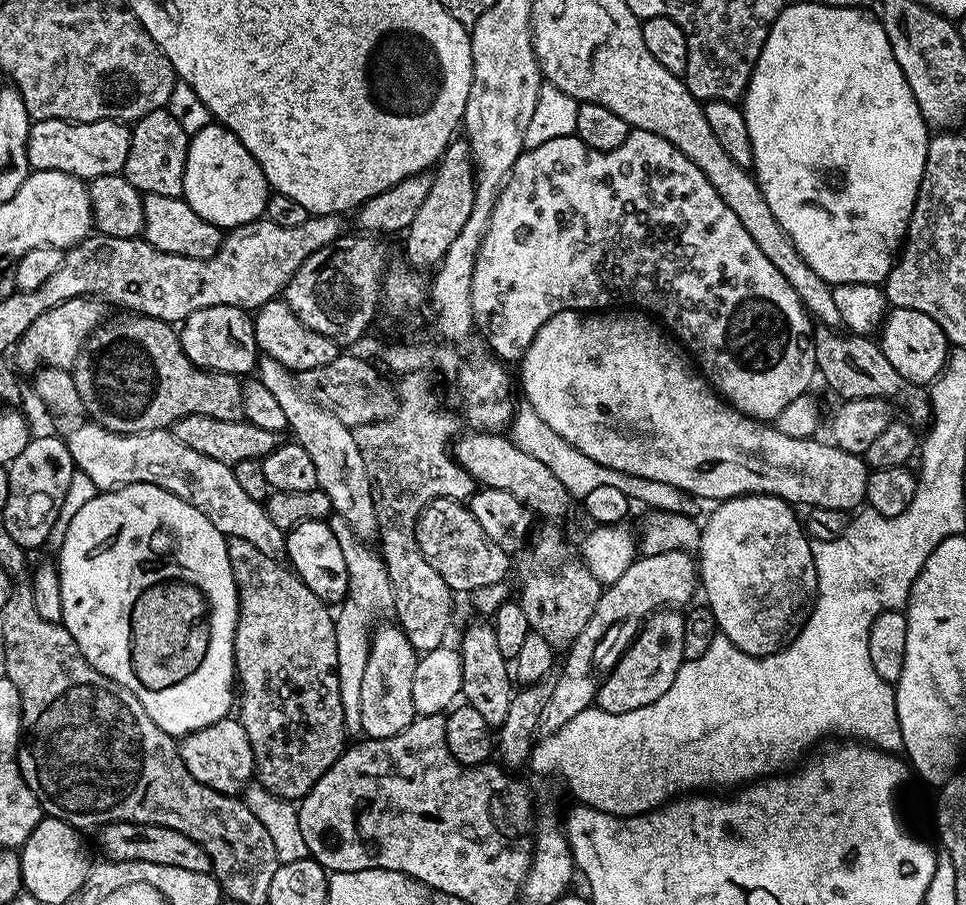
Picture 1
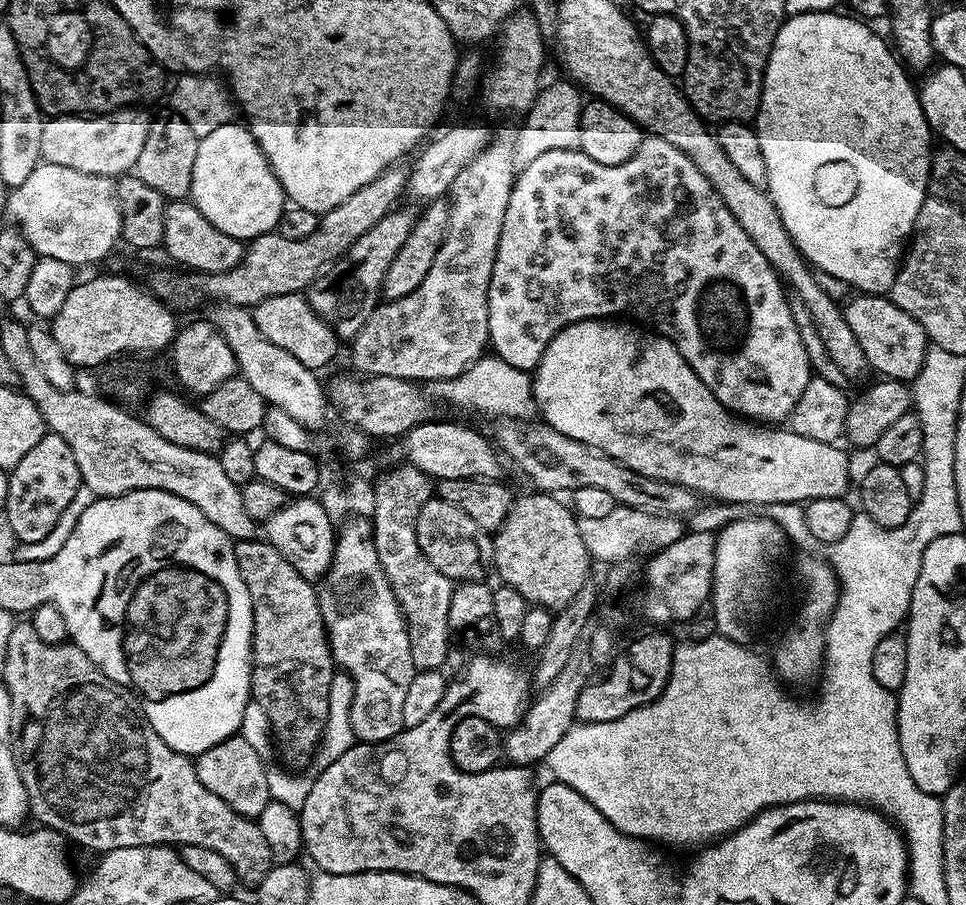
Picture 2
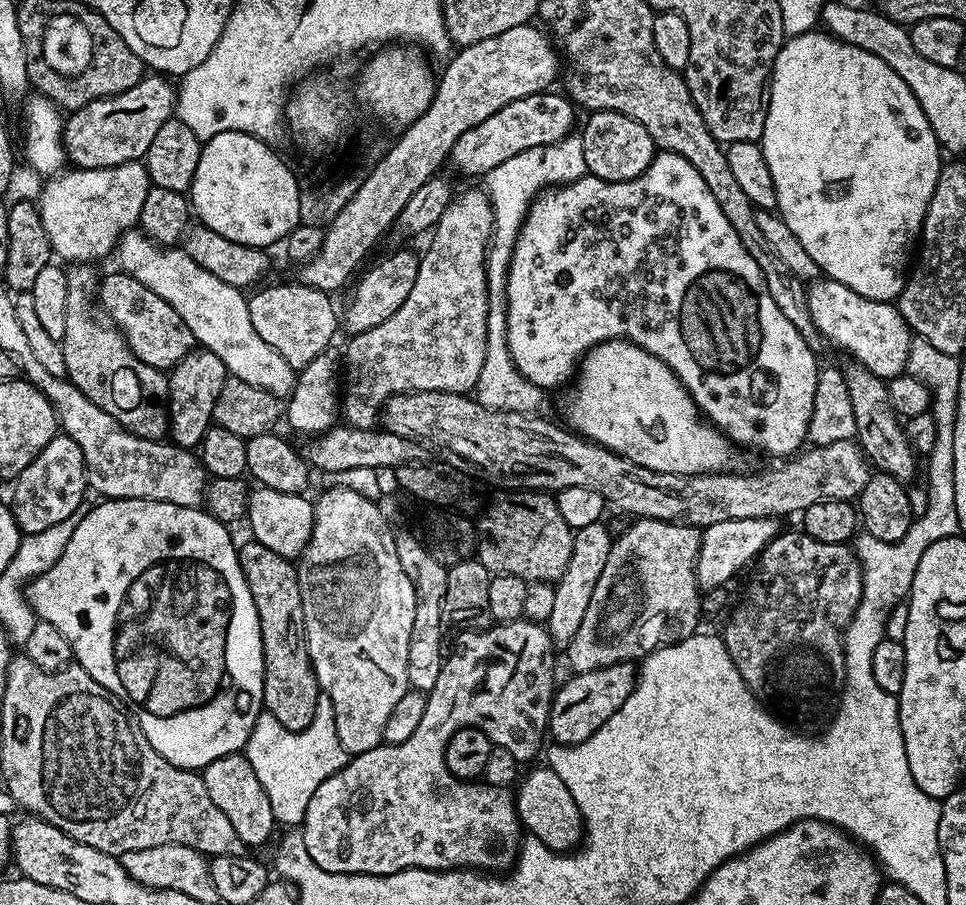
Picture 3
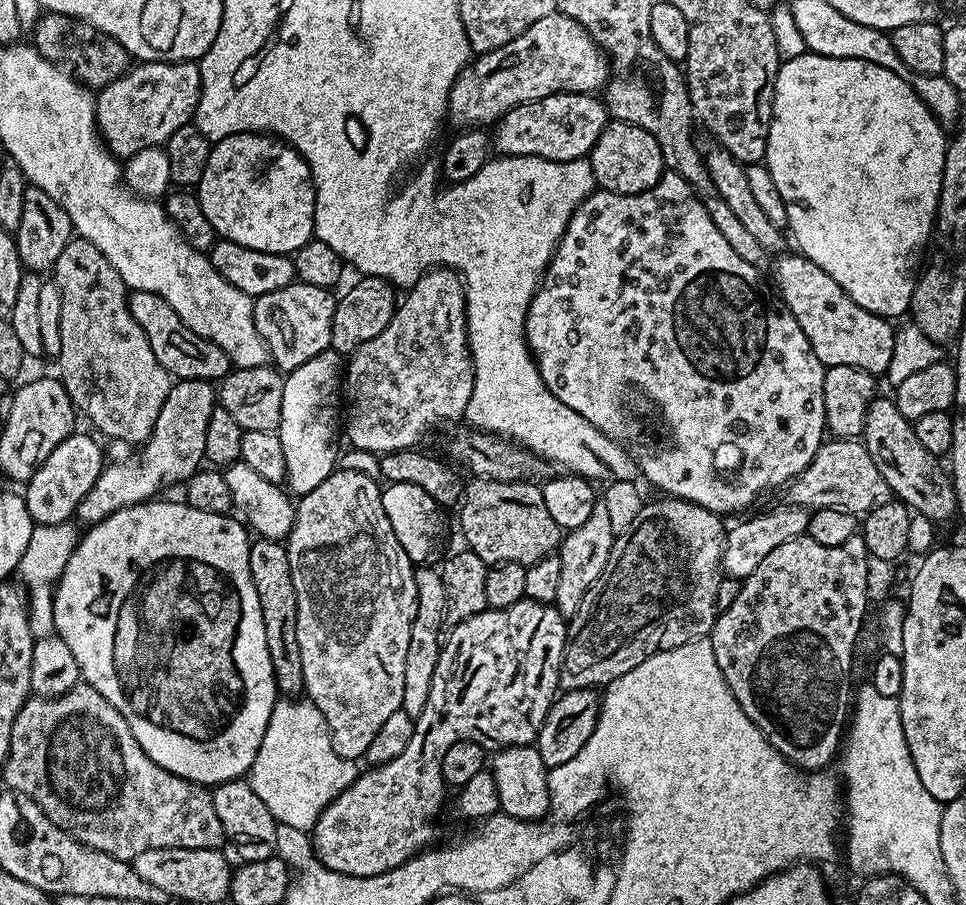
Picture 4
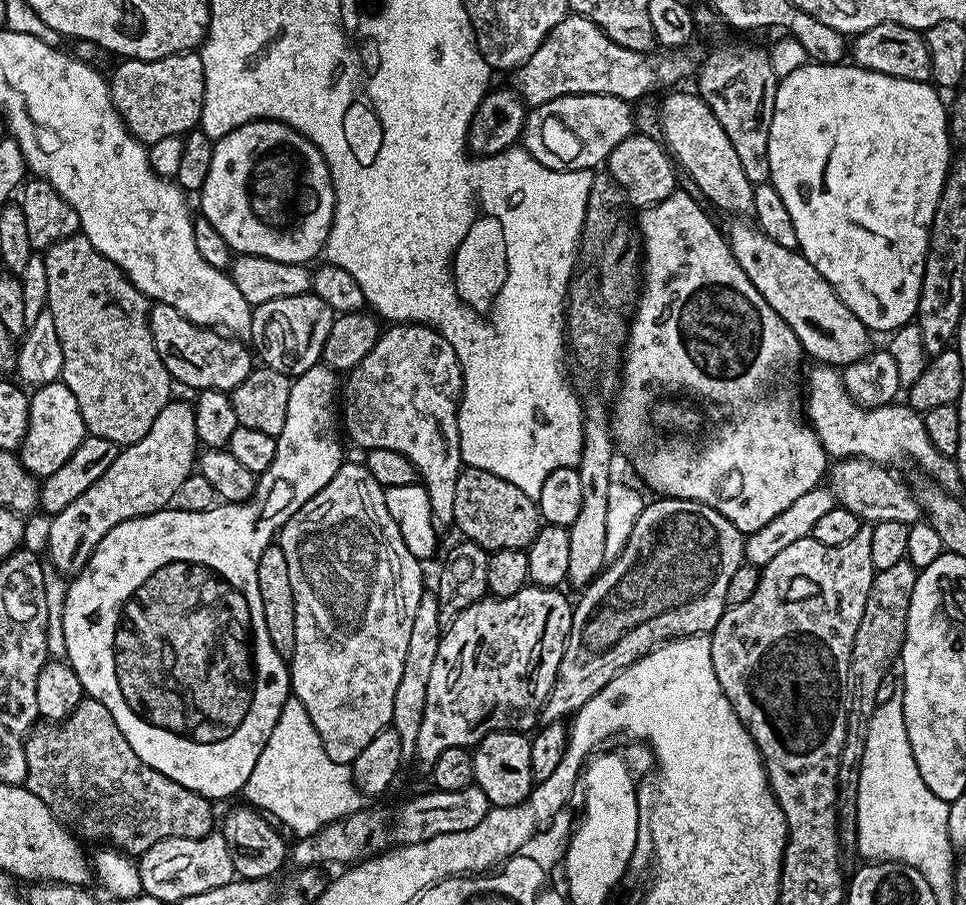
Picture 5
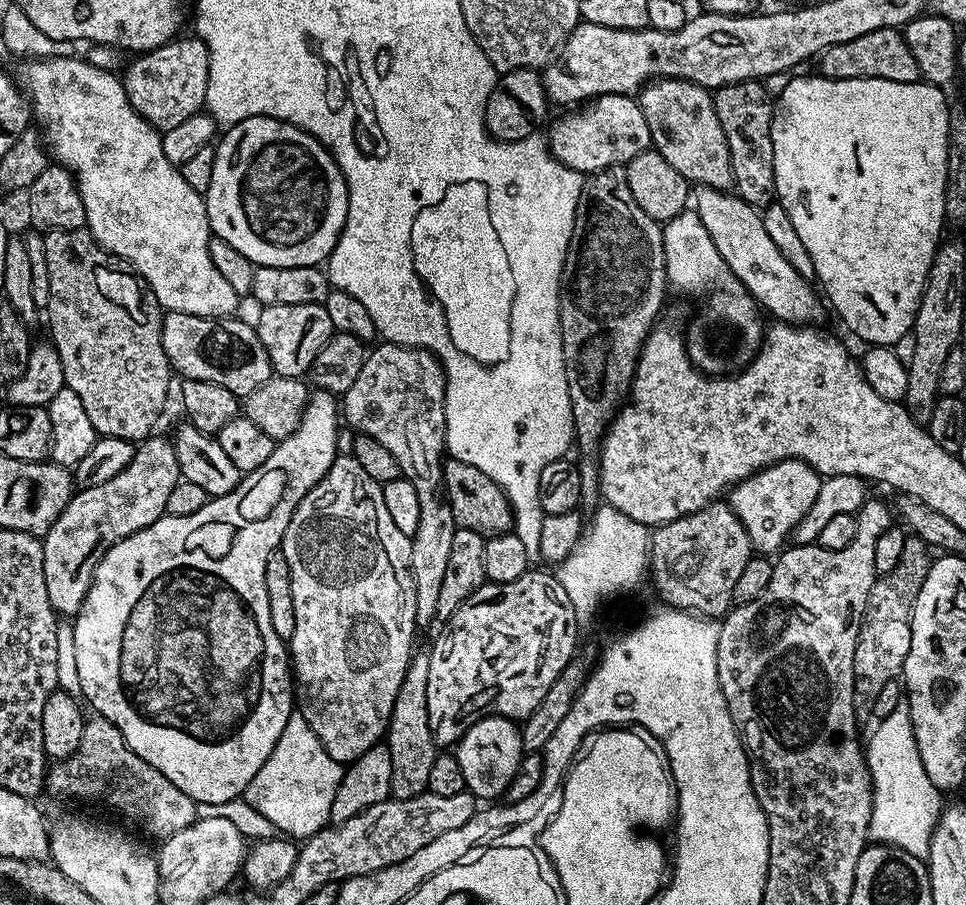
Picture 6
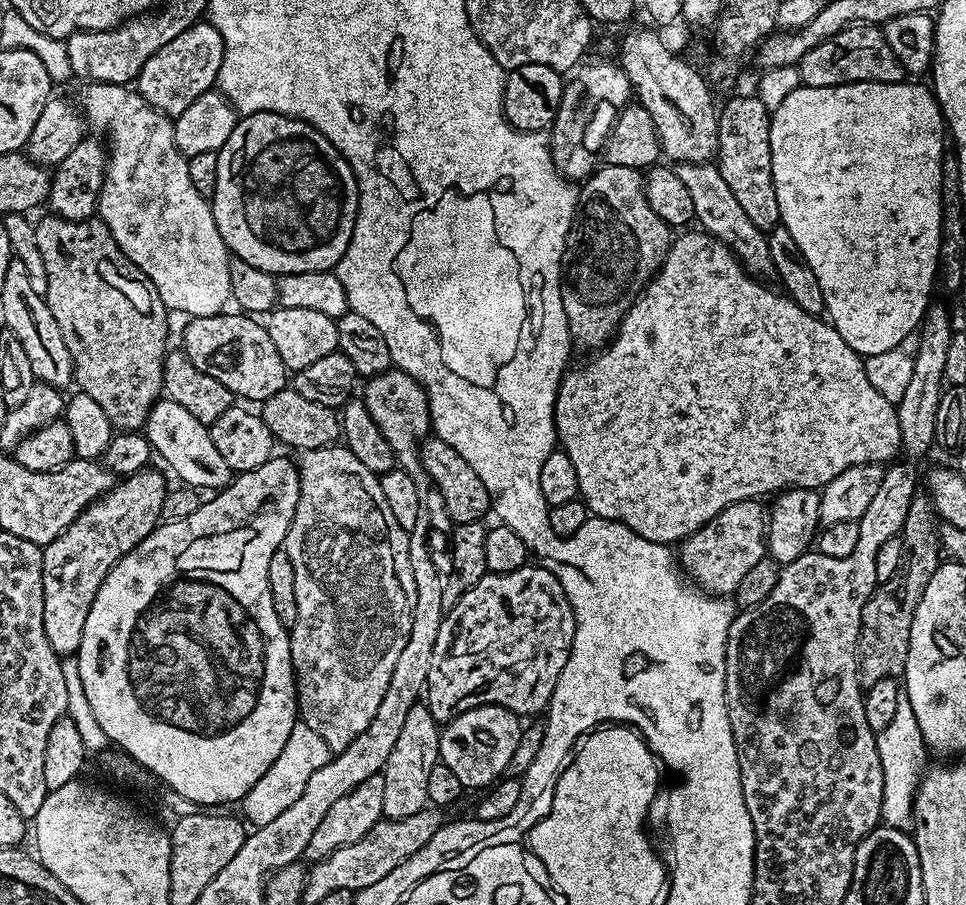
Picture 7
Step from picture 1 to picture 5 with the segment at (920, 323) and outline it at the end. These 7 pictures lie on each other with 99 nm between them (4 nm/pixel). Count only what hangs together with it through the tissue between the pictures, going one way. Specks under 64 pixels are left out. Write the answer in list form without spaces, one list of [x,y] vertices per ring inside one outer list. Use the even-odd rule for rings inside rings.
[[[736,218],[731,222],[733,224],[726,228],[726,239],[738,266],[742,266],[742,270],[746,270],[746,278],[750,278],[750,282],[754,282],[754,290],[758,290],[758,294],[762,294],[762,298],[766,298],[770,310],[774,310],[774,314],[782,317],[786,326],[790,326],[790,330],[794,330],[801,349],[807,355],[809,352],[814,358],[813,361],[843,366],[850,362],[858,362],[858,358],[873,351],[873,337],[865,324],[858,322],[858,314],[854,314],[854,310],[850,310],[850,306],[846,306],[846,302],[842,302],[842,298],[838,298],[838,294],[834,294],[830,282],[826,282],[826,278],[822,278],[822,274],[818,274],[818,270],[814,270],[814,266],[800,251],[796,248],[778,246],[778,242],[774,242],[774,238],[766,238],[766,234],[756,227],[755,223],[749,222],[747,219]]]

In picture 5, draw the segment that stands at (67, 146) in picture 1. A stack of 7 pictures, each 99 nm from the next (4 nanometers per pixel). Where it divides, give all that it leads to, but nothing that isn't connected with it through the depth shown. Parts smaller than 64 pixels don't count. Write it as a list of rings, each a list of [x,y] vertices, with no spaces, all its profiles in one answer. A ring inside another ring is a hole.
[[[199,51],[179,52],[157,60],[124,58],[119,63],[120,65],[113,70],[112,76],[110,72],[108,93],[112,95],[118,114],[134,139],[139,140],[145,146],[151,146],[162,138],[183,137],[199,125],[204,105],[204,67]]]

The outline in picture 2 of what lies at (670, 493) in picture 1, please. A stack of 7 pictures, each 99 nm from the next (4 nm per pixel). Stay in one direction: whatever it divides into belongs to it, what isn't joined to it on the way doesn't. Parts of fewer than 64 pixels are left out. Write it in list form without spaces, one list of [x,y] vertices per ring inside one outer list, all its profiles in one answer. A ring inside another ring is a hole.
[[[495,354],[481,356],[453,380],[431,381],[430,396],[433,401],[453,404],[464,412],[477,412],[480,416],[500,416],[501,421],[531,421],[538,412],[536,400],[532,396],[532,376],[510,366],[510,362],[502,362],[502,358]]]

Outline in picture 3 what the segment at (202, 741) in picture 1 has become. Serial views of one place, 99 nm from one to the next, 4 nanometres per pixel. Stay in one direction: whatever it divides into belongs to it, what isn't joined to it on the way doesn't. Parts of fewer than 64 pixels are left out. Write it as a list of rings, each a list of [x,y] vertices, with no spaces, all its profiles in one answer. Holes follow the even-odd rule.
[[[237,754],[218,758],[203,768],[202,775],[206,794],[210,794],[214,806],[218,806],[218,810],[222,810],[222,814],[230,818],[238,838],[242,838],[242,842],[249,849],[256,848],[271,838],[272,831],[278,828],[278,823],[266,791],[258,782],[258,774],[254,774],[254,766],[250,766],[247,756]]]

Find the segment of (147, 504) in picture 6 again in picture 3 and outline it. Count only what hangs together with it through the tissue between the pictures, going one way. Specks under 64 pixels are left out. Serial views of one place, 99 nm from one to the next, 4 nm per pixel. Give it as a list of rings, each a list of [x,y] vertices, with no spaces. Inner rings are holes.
[[[194,350],[182,358],[176,367],[167,373],[168,377],[168,423],[170,425],[171,443],[189,450],[195,449],[204,441],[206,430],[213,423],[212,415],[218,402],[218,394],[222,394],[222,386],[228,380],[228,367],[218,358],[218,354],[207,350]]]

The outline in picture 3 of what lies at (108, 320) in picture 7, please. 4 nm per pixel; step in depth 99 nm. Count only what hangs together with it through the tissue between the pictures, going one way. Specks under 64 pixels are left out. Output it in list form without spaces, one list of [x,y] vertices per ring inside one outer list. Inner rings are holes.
[[[76,262],[66,271],[66,330],[64,338],[60,341],[60,349],[66,358],[67,380],[94,406],[98,406],[106,414],[113,416],[128,432],[138,434],[147,440],[164,440],[169,435],[170,425],[168,423],[168,377],[161,369],[154,366],[146,366],[132,353],[124,338],[123,332],[115,324],[107,319],[99,320],[98,313],[98,275],[91,263]]]

